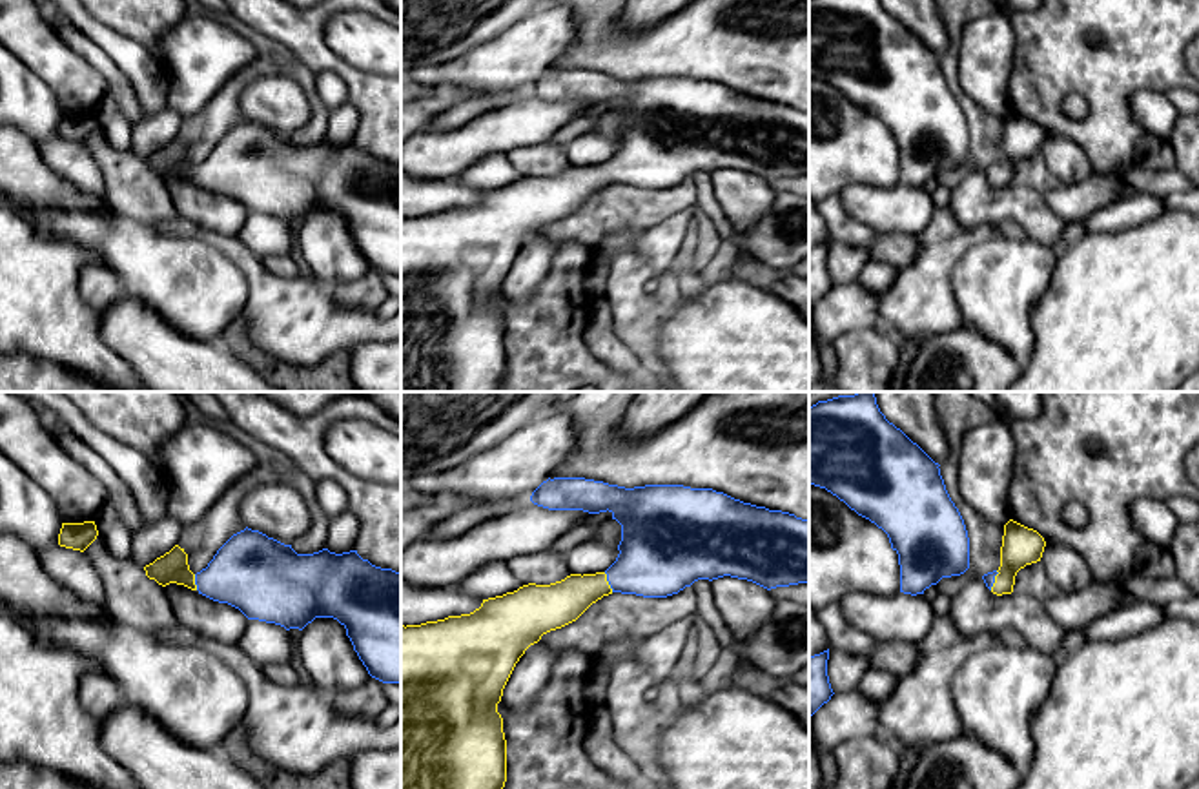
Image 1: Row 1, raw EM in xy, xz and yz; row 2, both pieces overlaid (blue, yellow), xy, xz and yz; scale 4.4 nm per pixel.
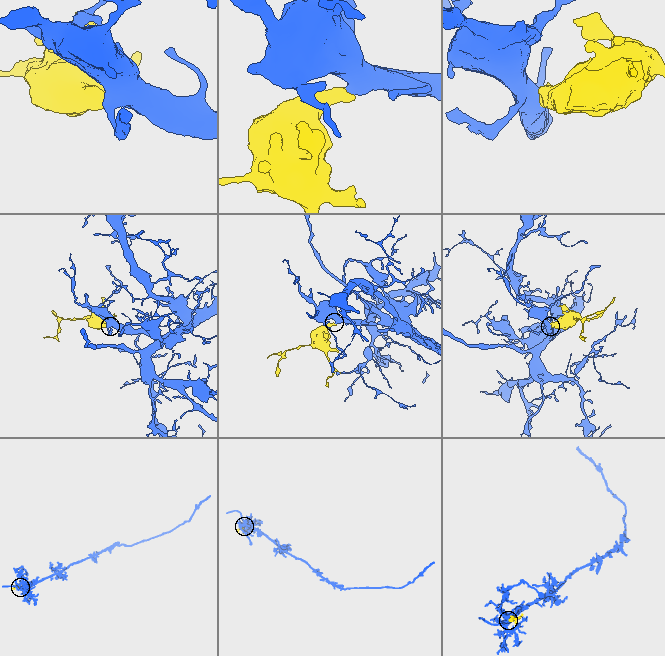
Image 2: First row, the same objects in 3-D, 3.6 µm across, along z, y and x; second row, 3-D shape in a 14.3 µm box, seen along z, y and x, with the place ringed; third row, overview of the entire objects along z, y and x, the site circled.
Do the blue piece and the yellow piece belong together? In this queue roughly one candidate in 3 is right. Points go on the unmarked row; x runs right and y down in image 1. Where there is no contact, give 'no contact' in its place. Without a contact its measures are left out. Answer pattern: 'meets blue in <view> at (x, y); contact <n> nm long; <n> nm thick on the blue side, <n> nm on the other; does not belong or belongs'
meets blue in xz at (607, 172); contact 100 nm long; 360 nm thick on the blue side, 190 nm on the other; belongs

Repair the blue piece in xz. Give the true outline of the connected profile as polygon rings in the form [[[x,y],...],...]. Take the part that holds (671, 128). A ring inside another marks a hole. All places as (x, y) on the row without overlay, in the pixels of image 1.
[[[548,69],[530,93],[548,102],[609,102],[621,117],[620,146],[605,164],[570,166],[550,177],[528,175],[483,191],[470,206],[401,217],[401,392],[501,392],[507,332],[497,295],[503,281],[530,237],[576,213],[603,188],[667,190],[698,171],[723,168],[767,182],[809,175],[809,111],[743,95],[712,80],[625,80],[585,69]]]

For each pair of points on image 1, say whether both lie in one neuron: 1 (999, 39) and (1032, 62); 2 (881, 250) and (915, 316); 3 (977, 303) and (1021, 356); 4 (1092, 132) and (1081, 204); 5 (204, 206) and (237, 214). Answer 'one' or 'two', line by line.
1: two
2: one
3: one
4: two
5: one

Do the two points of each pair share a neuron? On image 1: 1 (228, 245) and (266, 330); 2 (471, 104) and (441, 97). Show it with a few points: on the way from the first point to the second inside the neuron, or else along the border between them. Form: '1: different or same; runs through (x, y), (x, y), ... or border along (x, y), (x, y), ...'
1: same; runs through (250, 266), (266, 286), (266, 308)
2: different; border along (469, 93), (425, 126)

